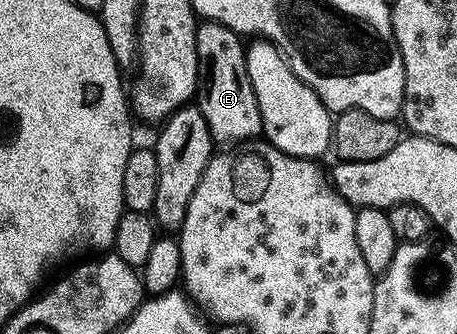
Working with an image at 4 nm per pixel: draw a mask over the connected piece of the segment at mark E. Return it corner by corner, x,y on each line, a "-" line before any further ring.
202,21
198,25
199,93
195,102
203,112
203,120
207,120
209,135
217,144
245,144
261,134
255,88
251,88
251,76
247,76
245,47
242,35
223,24

